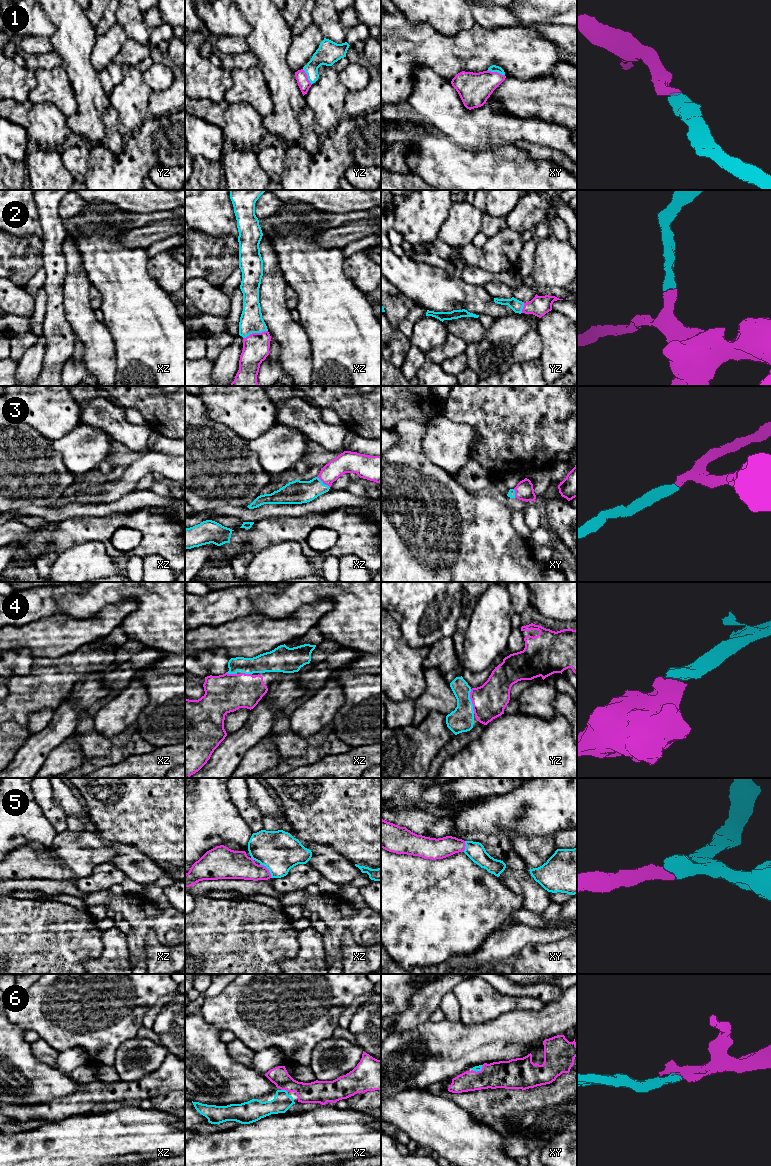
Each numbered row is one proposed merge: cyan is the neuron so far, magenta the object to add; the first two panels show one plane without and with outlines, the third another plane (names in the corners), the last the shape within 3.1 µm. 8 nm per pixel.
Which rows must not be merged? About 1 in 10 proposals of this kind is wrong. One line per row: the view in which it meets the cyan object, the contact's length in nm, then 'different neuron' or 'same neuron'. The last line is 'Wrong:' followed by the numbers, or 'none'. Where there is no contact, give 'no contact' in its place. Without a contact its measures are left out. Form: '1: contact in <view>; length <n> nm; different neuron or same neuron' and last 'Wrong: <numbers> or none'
1: contact in xy; length 150 nm; same neuron
2: contact in xz; length 200 nm; same neuron
3: contact in xz; length 140 nm; same neuron
4: contact in yz; length 200 nm; same neuron
5: contact in xz; length 140 nm; same neuron
6: contact in xz; length 60 nm; same neuron
Wrong: none

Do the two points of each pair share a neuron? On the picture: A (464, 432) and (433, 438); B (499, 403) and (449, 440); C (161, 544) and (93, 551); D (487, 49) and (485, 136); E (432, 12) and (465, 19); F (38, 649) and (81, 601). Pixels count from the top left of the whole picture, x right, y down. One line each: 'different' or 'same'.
A: same
B: different
C: different
D: different
E: same
F: different

